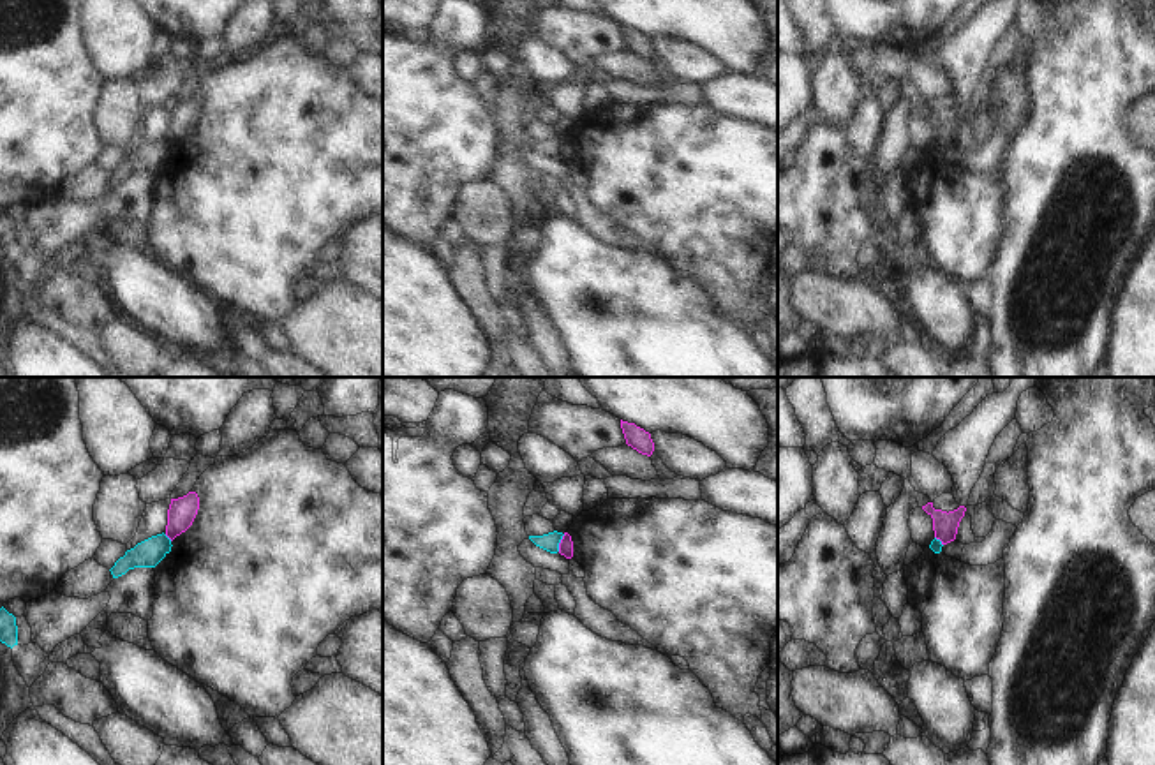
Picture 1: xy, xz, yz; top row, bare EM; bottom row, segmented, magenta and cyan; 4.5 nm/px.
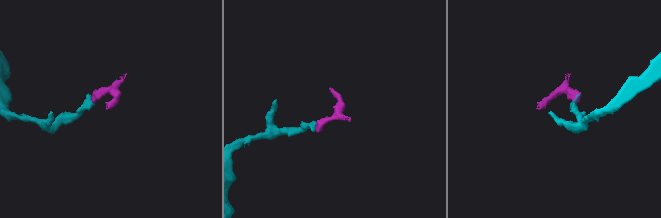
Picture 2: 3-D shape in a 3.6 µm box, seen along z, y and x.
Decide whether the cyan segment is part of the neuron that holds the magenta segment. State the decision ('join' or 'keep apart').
keep apart

